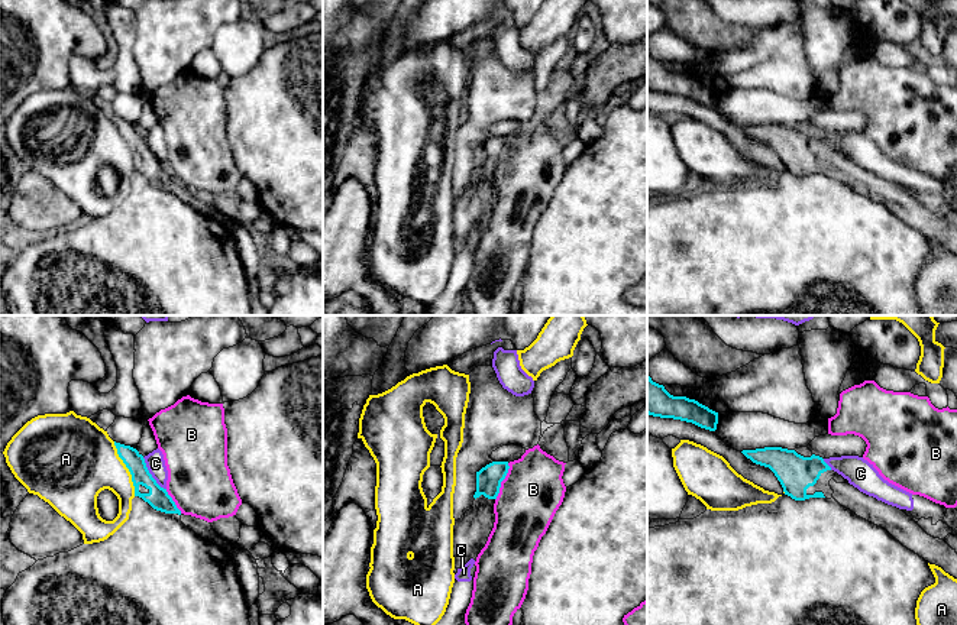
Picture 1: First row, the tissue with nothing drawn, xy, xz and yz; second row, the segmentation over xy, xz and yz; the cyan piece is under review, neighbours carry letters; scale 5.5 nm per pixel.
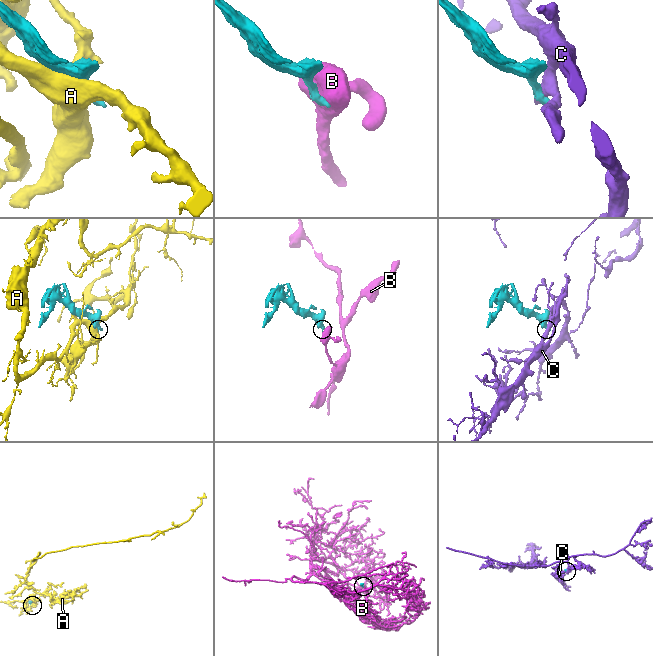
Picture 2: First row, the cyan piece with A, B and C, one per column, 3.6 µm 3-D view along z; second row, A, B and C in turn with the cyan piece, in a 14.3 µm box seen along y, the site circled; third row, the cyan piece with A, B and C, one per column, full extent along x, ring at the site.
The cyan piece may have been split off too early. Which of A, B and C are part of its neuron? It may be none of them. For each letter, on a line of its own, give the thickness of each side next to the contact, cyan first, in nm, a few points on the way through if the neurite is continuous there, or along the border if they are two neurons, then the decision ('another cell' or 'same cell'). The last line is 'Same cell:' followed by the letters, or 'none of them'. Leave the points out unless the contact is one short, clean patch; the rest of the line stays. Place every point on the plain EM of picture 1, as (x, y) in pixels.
A: 120 nm thick on the cyan side, 380 nm on the other; another cell
B: 140 nm thick on the cyan side, 340 nm on the other; border along xz (508, 139), (508, 148), (501, 158), (495, 175); another cell
C: 120 nm thick on the cyan side, 110 nm on the other; border along xy (142, 133), (151, 152), (165, 165); another cell
Same cell: none of them

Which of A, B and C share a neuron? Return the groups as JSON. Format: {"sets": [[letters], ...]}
{"sets": [["A"], ["B"], ["C"]]}

